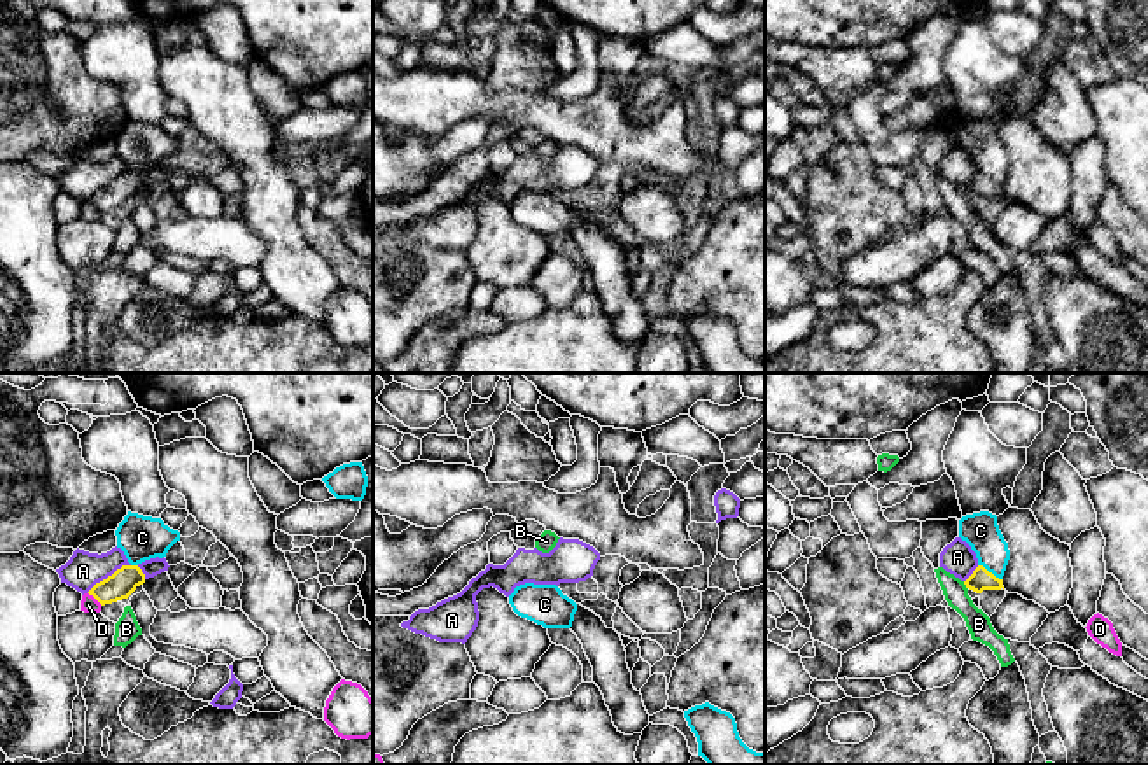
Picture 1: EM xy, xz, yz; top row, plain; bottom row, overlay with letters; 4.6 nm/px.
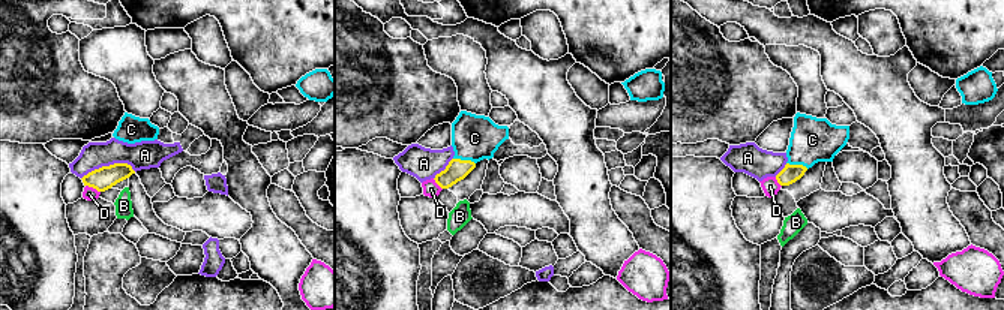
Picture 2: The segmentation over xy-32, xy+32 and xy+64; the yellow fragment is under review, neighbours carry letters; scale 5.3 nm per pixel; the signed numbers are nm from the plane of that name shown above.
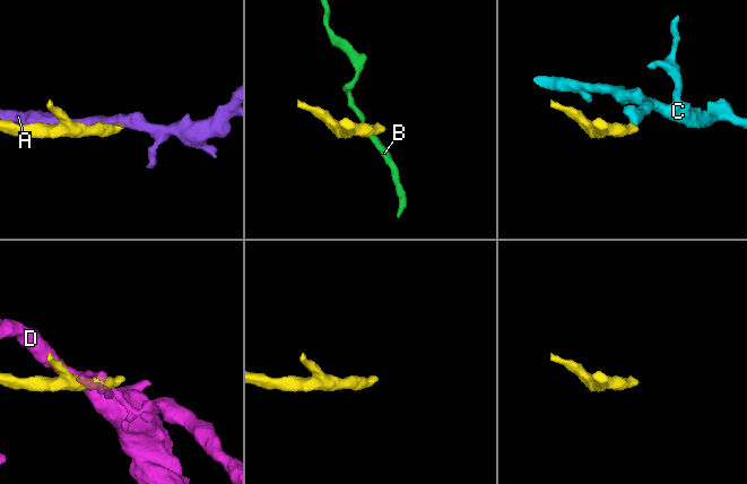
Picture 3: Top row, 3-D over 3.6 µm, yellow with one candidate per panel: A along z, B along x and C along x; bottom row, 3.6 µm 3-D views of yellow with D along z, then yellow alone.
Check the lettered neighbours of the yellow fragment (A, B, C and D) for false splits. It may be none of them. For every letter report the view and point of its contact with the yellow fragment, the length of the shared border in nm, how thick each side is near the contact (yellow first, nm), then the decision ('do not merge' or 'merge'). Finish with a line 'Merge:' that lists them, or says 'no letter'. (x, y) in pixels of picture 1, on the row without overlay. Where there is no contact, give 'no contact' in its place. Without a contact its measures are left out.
A: xy (109, 184) | 240 nm | 120/170 nm | do not merge
B: yz (965, 191) | 40 nm | 100/110 nm | do not merge
C: yz (991, 181) | 130 nm | 100/170 nm | merge
D: xy (95, 205) | 90 nm | 120/80 nm | do not merge
Merge: C

